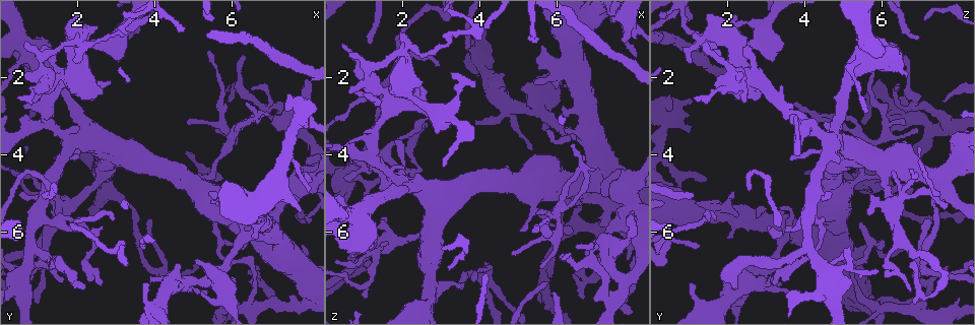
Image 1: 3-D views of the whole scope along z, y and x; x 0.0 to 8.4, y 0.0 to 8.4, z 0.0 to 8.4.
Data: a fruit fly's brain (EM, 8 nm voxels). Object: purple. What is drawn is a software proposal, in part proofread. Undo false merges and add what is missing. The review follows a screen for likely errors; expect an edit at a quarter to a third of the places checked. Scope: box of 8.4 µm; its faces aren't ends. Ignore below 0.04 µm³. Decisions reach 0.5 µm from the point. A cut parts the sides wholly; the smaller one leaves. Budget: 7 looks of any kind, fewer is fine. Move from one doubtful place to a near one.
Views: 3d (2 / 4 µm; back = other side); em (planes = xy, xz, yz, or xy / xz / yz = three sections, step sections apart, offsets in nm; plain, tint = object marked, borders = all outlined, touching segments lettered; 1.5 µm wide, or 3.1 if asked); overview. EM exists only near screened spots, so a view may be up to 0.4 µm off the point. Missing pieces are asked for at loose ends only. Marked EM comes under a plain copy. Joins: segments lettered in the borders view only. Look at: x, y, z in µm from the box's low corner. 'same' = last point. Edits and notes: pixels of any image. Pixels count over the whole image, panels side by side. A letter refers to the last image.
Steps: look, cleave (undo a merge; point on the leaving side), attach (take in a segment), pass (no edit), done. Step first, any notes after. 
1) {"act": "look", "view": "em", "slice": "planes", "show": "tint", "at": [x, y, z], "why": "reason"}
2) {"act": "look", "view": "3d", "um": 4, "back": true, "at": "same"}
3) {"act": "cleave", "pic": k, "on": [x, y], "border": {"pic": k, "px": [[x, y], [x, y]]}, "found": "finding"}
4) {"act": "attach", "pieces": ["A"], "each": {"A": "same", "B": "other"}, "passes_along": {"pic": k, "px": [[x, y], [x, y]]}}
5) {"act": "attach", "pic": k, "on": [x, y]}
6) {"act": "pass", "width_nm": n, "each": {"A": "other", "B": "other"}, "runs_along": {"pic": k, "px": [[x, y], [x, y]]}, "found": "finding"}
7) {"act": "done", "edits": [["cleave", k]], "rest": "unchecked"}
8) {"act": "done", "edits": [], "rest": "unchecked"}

{"act": "look", "view": "em", "slice": "planes", "show": "tint", "at": [3.25, 0.80, 1.90], "why": "free end"}

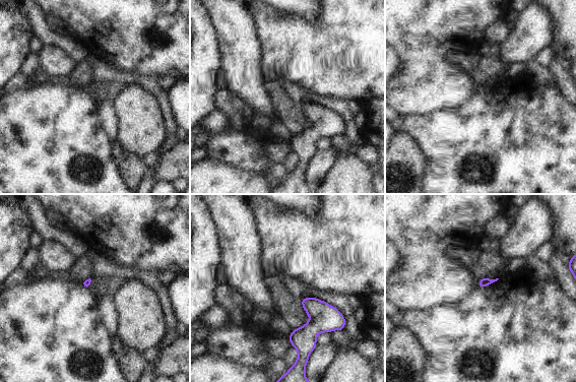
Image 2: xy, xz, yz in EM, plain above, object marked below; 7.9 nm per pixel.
{"act": "look", "view": "em", "slice": "planes", "show": "borders", "at": "same", "why": "see the neighbours"}

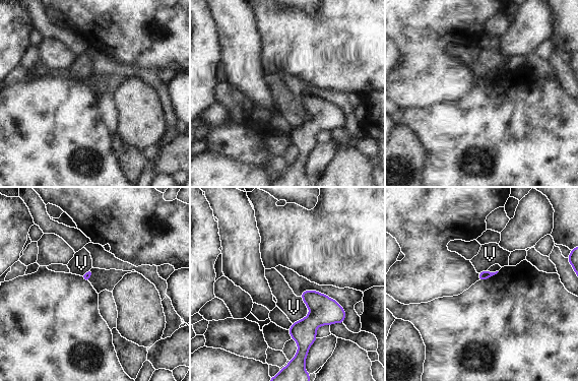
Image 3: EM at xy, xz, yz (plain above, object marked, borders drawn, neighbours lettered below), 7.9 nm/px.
{"act": "pass", "each": {"V": "other"}, "border": {"pic": 3, "px": [[308, 314], [292, 323]]}, "found": "no lettered segment goes on from it"}

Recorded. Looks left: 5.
{"act": "look", "view": "3d", "um": 4, "at": [5.65, 7.35, 3.35], "why": "an open end"}

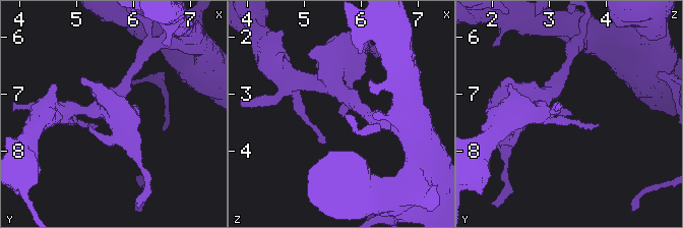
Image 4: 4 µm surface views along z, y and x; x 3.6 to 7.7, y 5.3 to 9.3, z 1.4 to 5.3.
{"act": "look", "view": "em", "slice": "yz", "step": 8, "show": "tint", "at": [5.60, 7.40, 3.40], "arm_widths_nm": [220, 300], "why": "need the tissue"}

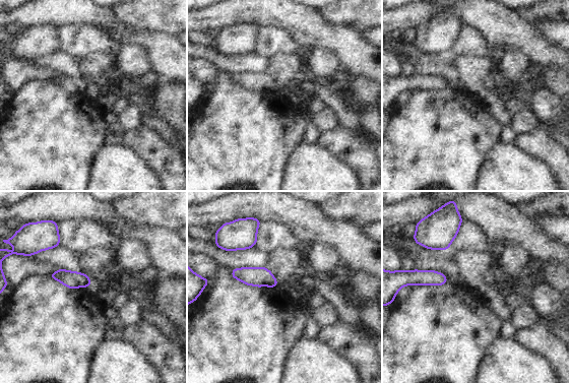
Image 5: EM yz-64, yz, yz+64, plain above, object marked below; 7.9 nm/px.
{"act": "look", "view": "em", "slice": "planes", "show": "borders", "at": "same"}

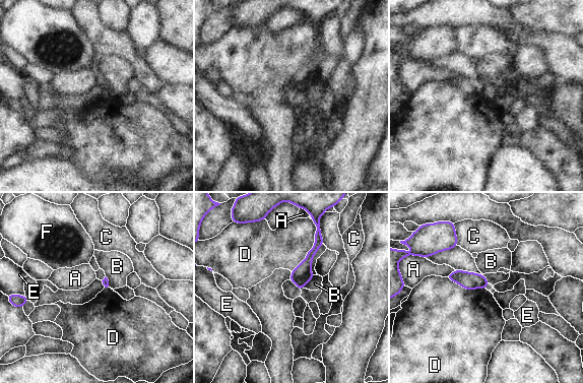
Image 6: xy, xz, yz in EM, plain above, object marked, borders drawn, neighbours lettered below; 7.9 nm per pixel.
{"act": "pass", "longest_contact_nm": ["D", 440], "each": {"A": "other", "B": "other", "C": "other", "D": "other", "E": "other", "F": "other"}, "border": {"pic": 6, "px": [[314, 222], [315, 244], [292, 272]]}, "found": "none of them fits"}

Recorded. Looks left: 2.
{"act": "done", "edits": [], "rest": "unchecked"}

